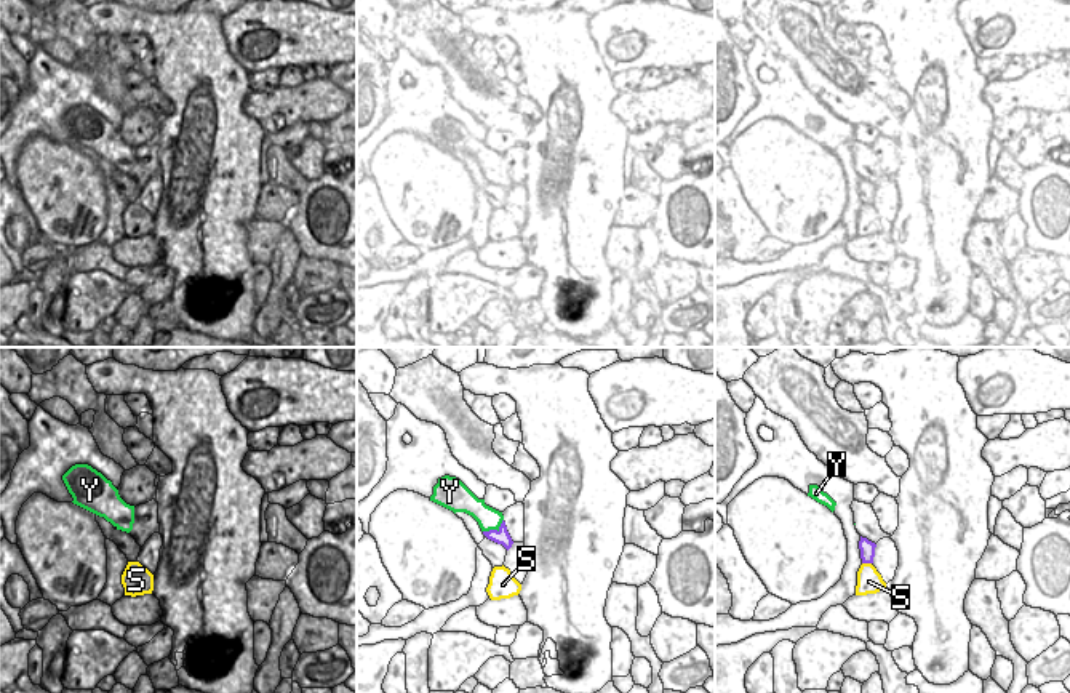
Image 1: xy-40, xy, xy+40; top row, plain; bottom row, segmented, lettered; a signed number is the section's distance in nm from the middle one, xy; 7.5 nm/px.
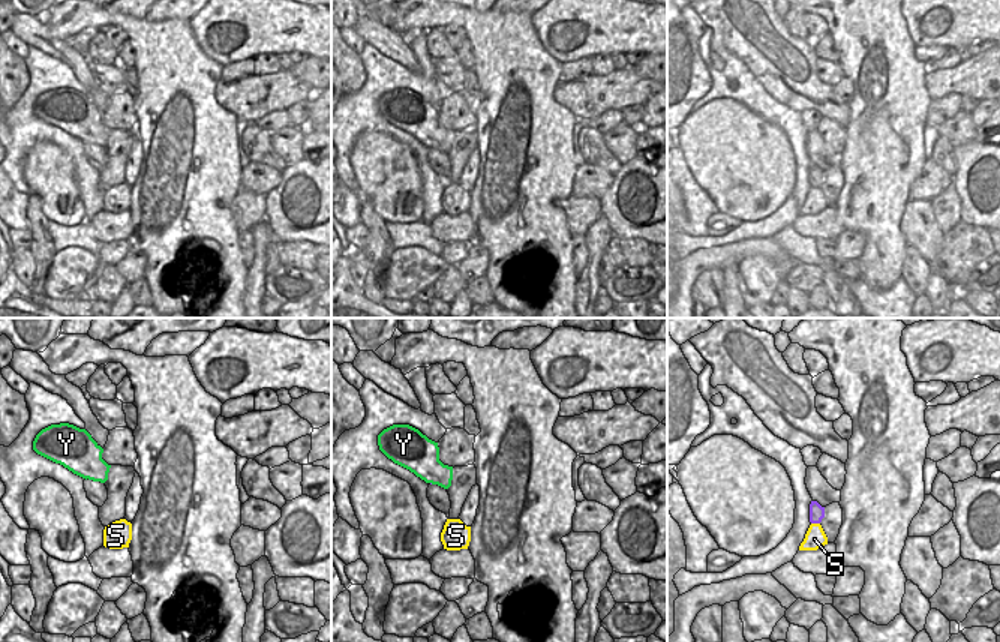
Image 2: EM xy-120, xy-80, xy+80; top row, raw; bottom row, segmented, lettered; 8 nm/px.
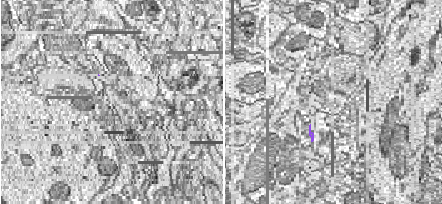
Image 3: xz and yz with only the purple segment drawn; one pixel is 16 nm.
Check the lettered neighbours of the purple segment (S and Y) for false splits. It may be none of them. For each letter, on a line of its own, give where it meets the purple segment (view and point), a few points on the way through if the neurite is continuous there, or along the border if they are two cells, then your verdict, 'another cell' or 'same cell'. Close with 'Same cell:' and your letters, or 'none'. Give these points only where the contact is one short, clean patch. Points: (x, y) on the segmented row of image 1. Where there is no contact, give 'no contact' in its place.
S: contact xy+40 (867, 562); another cell
Y: contact xy (495, 530); another cell
Same cell: none

